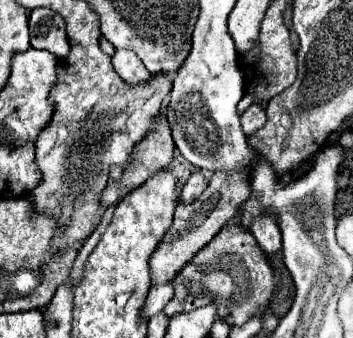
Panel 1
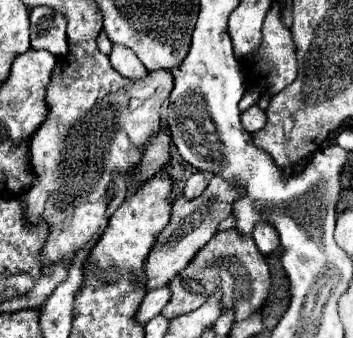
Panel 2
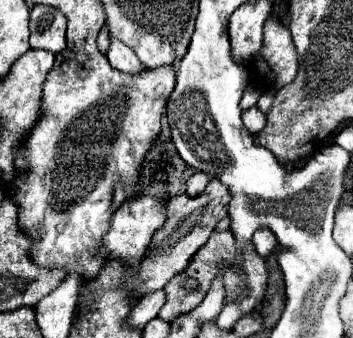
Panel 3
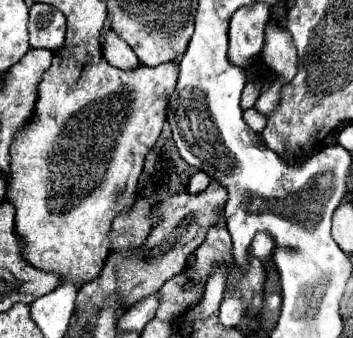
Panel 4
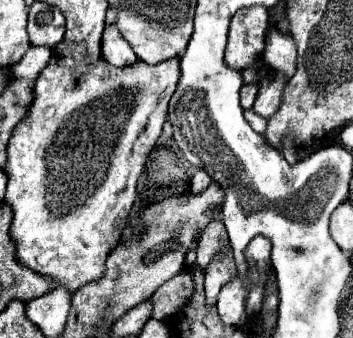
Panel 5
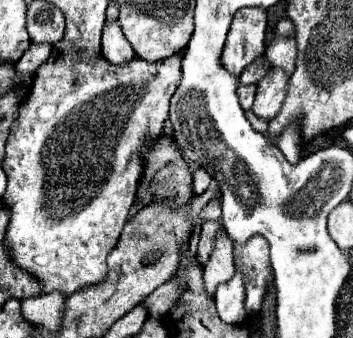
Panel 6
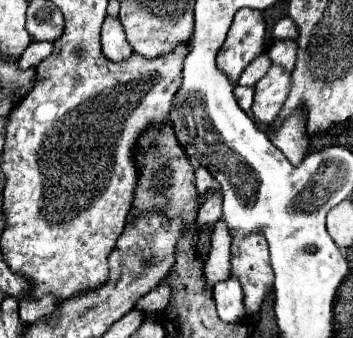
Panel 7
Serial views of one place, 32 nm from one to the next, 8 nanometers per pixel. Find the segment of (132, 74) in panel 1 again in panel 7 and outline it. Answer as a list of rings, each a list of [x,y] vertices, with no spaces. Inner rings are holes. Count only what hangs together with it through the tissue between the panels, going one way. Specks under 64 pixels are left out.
[[[108,16],[102,24],[102,52],[112,62],[122,62],[128,58],[128,54],[132,54],[118,18]]]

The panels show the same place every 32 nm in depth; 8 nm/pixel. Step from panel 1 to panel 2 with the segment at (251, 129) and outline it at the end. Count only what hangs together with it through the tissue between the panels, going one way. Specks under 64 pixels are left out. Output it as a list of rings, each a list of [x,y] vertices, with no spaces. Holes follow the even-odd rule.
[[[258,104],[250,106],[246,112],[242,112],[242,124],[244,124],[244,130],[248,134],[254,134],[258,132],[260,128],[264,128],[266,124],[266,114],[262,108],[258,108]]]

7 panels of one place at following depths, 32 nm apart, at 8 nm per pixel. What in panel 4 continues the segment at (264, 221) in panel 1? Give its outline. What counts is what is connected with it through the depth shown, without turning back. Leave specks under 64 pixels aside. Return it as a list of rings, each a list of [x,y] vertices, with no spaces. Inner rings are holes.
[[[258,232],[254,242],[252,242],[252,246],[250,246],[250,252],[252,252],[252,256],[260,258],[262,262],[266,262],[270,258],[270,254],[272,254],[272,248],[274,248],[272,236],[268,236],[266,232]]]

